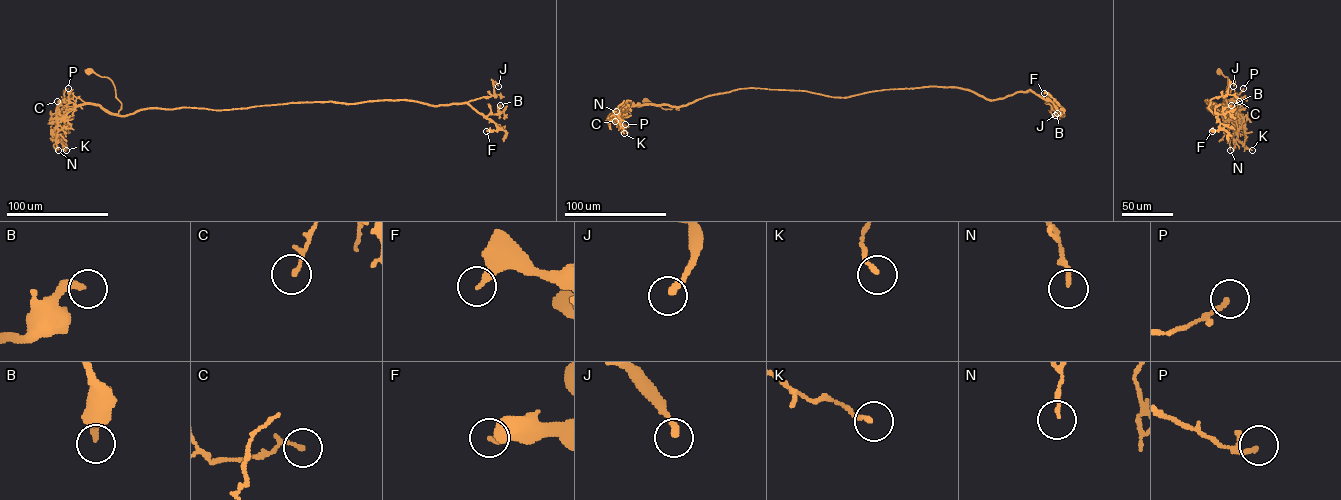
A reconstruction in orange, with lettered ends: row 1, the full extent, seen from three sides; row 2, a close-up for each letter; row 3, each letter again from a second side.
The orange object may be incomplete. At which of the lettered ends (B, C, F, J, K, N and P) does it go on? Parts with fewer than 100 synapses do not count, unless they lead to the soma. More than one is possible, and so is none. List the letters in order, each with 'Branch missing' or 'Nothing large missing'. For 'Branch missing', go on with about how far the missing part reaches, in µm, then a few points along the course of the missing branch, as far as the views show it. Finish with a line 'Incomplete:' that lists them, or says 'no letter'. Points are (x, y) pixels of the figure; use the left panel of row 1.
B: Nothing large missing
C: Nothing large missing
F: Nothing large missing
J: Nothing large missing
K: Nothing large missing
N: Nothing large missing
P: Nothing large missing
Incomplete: no letter

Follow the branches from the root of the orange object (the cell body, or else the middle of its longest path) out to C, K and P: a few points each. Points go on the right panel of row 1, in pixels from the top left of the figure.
C: (1219, 71), (1227, 77), (1228, 110), (1223, 112), (1223, 104), (1227, 115), (1234, 111), (1235, 102), (1239, 101)
K: (1219, 71), (1227, 77), (1228, 110), (1223, 112), (1223, 104), (1233, 124), (1233, 140), (1252, 150)
P: (1219, 71), (1227, 77), (1225, 98), (1228, 110), (1224, 114), (1223, 104), (1229, 106), (1243, 88)

